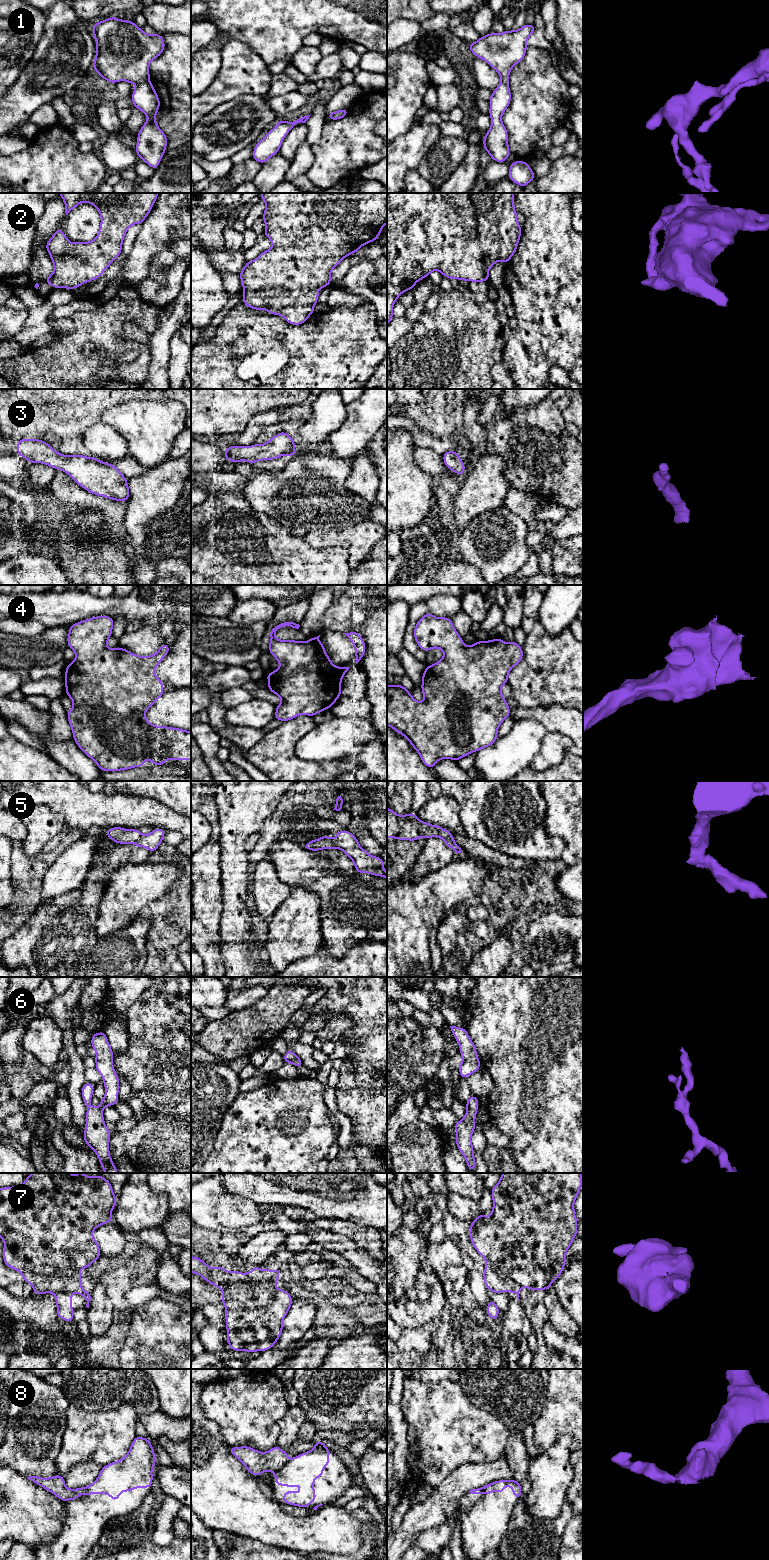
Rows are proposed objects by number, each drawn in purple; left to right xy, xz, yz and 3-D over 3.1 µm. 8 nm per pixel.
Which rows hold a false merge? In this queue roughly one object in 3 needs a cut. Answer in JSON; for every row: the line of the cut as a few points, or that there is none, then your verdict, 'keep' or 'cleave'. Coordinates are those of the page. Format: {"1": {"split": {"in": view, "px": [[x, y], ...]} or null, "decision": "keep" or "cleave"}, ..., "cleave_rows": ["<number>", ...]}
{"1": {"split": null, "decision": "keep"}, "2": {"split": null, "decision": "keep"}, "3": {"split": null, "decision": "keep"}, "4": {"split": null, "decision": "keep"}, "5": {"split": {"in": "yz", "px": [[445, 839], [453, 841]]}, "decision": "cleave"}, "6": {"split": null, "decision": "keep"}, "7": {"split": null, "decision": "keep"}, "8": {"split": {"in": "xz", "px": [[289, 1460], [273, 1471]]}, "decision": "cleave"}, "cleave_rows": ["5", "8"]}

